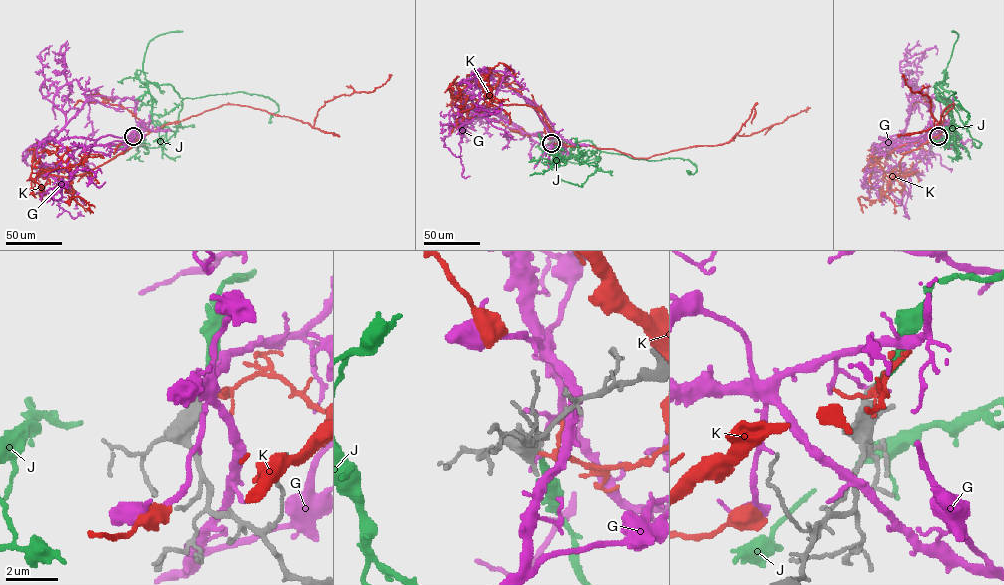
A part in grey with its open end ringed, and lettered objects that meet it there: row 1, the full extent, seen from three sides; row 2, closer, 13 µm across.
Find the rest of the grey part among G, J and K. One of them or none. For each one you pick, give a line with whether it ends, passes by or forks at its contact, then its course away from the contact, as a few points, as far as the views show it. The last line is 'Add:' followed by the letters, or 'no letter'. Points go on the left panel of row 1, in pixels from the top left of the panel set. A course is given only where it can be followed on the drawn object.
J: It ends there. Its course: (133, 136), (151, 121), (150, 82), (170, 84), (183, 98), (240, 91), (268, 97), (278, 110), (268, 122)
Add: J

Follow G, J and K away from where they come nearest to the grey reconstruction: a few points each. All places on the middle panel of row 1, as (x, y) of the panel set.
G: (551, 143), (536, 110), (513, 89), (477, 88), (476, 107), (509, 122), (504, 148)
J: (551, 143), (566, 158), (566, 140), (588, 140), (635, 159), (689, 160), (696, 170), (686, 170)
K: (551, 143), (614, 149), (635, 158), (649, 158), (694, 146), (728, 143), (735, 135), (751, 135), (810, 108)

